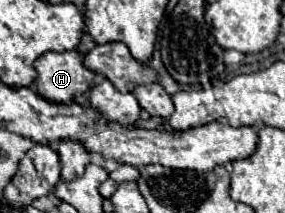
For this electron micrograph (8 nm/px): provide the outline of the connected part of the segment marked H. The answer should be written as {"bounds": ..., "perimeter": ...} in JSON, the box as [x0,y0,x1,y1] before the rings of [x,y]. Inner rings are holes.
{"bounds":[35,50,95,104],"perimeter":[[[77,50],[63,54],[47,52],[35,60],[35,90],[53,104],[67,104],[89,90],[95,74],[83,66],[83,56]]]}

